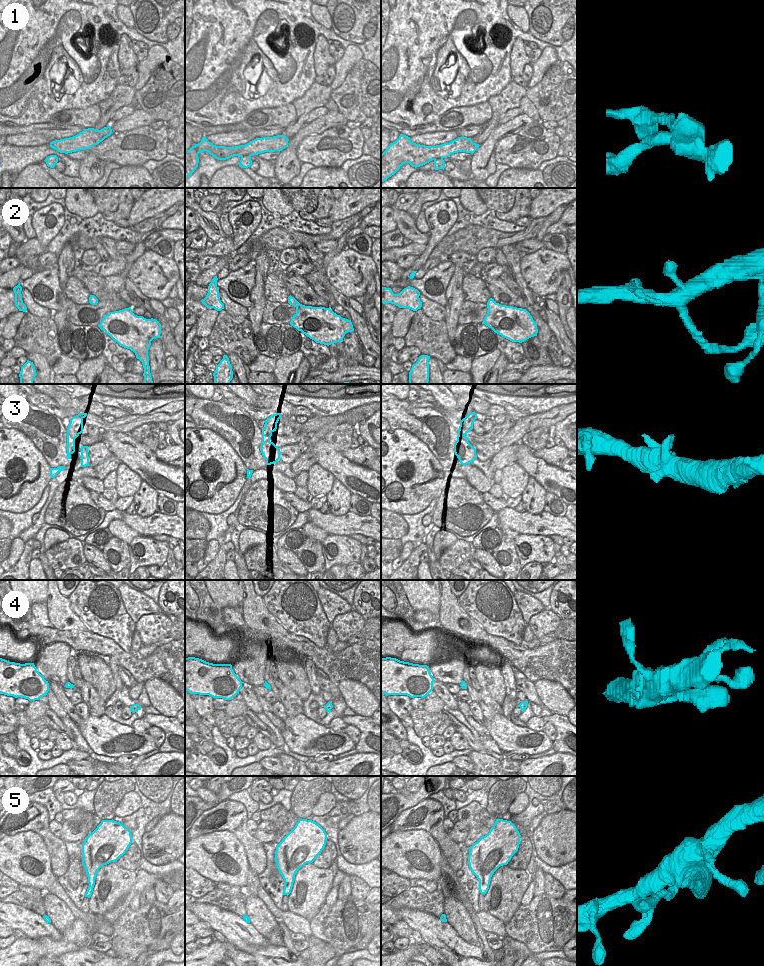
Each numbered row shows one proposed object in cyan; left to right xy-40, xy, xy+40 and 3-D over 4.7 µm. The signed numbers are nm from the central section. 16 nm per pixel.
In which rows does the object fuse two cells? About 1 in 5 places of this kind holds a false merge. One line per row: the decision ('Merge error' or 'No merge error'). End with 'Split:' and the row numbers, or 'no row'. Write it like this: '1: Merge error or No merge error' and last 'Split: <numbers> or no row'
1: Merge error
2: No merge error
3: No merge error
4: No merge error
5: No merge error
Split: 1

